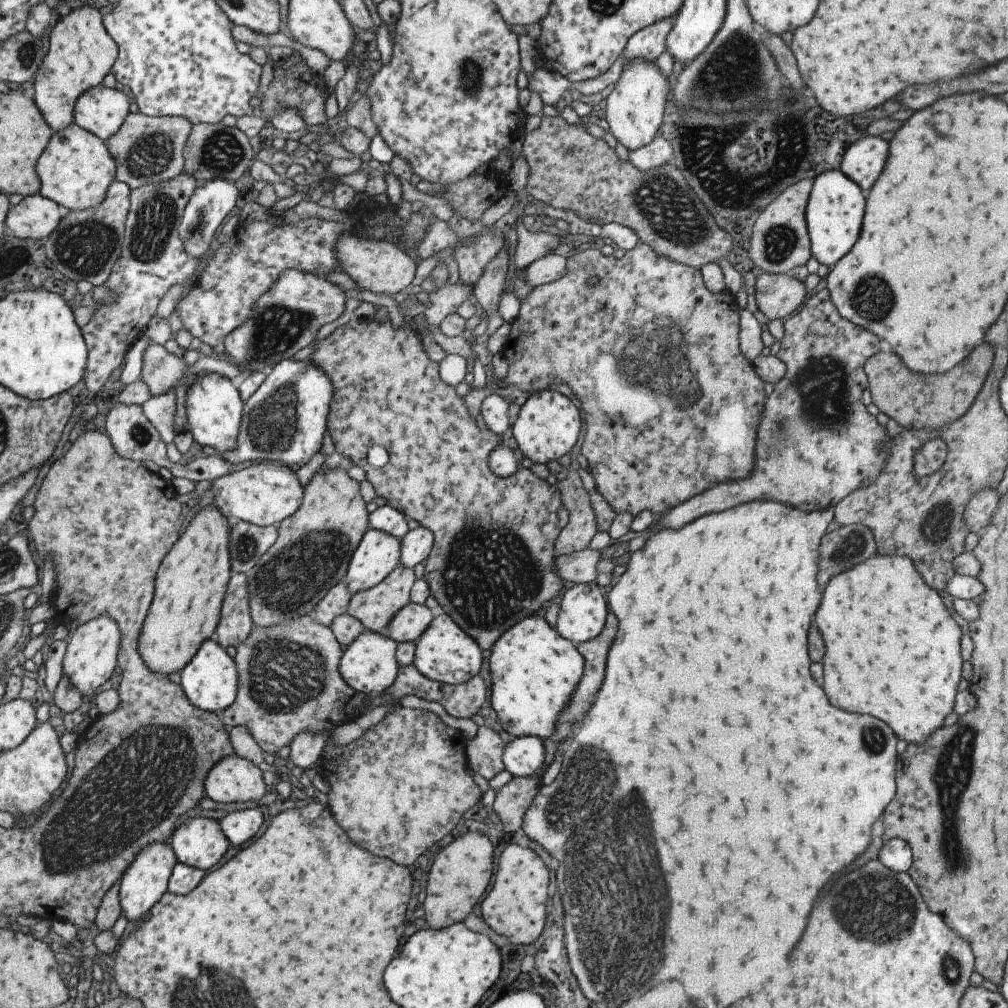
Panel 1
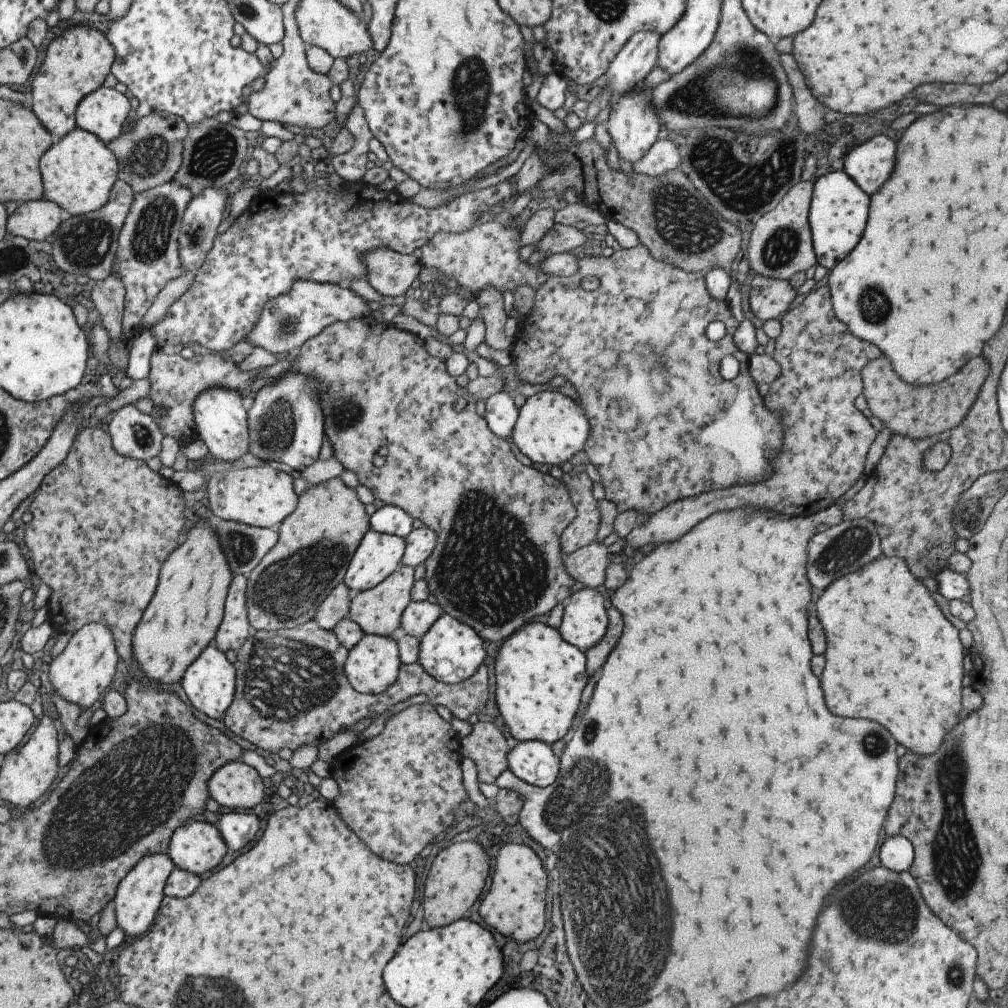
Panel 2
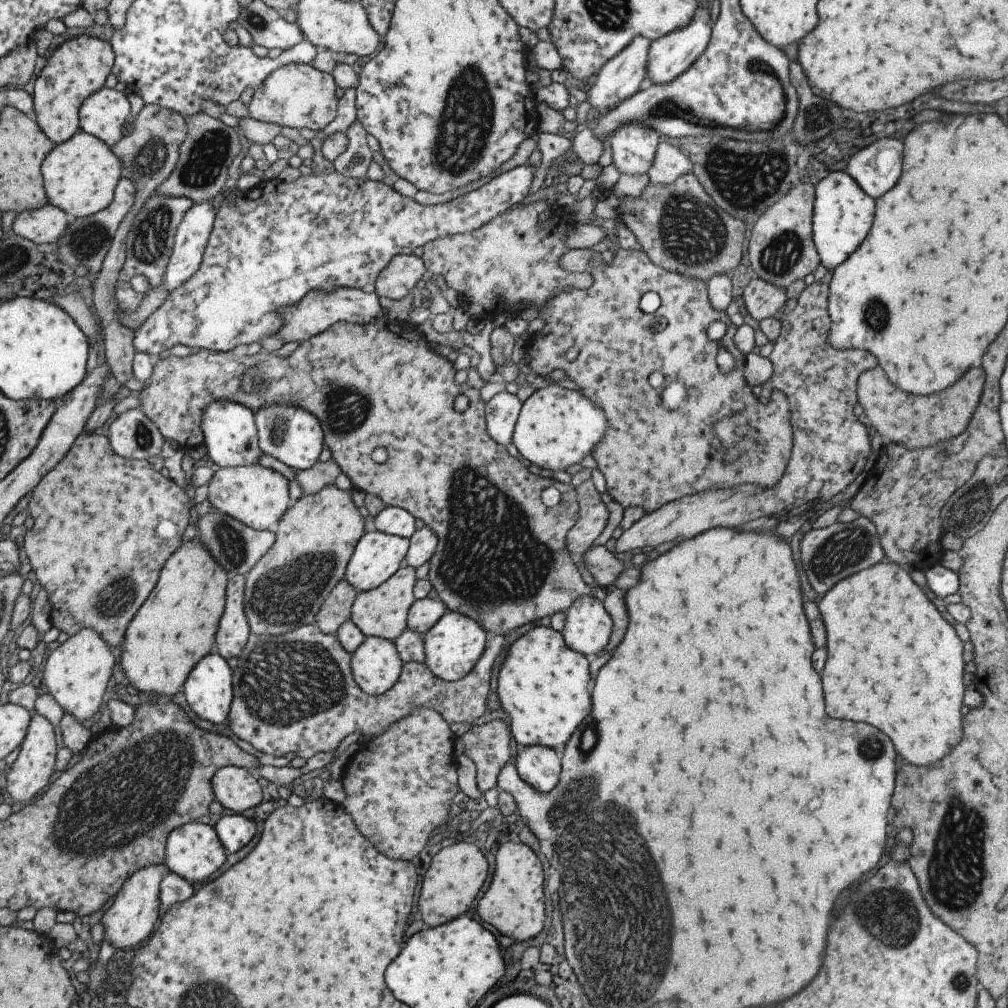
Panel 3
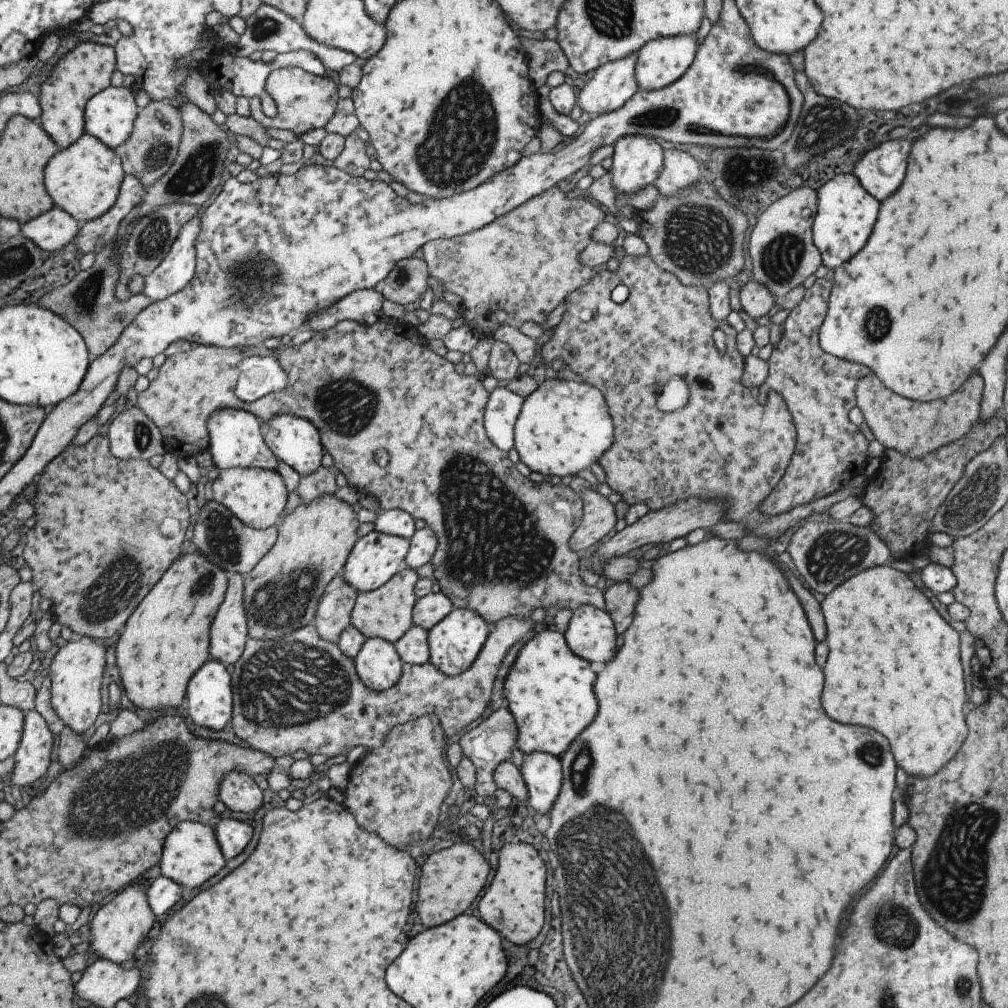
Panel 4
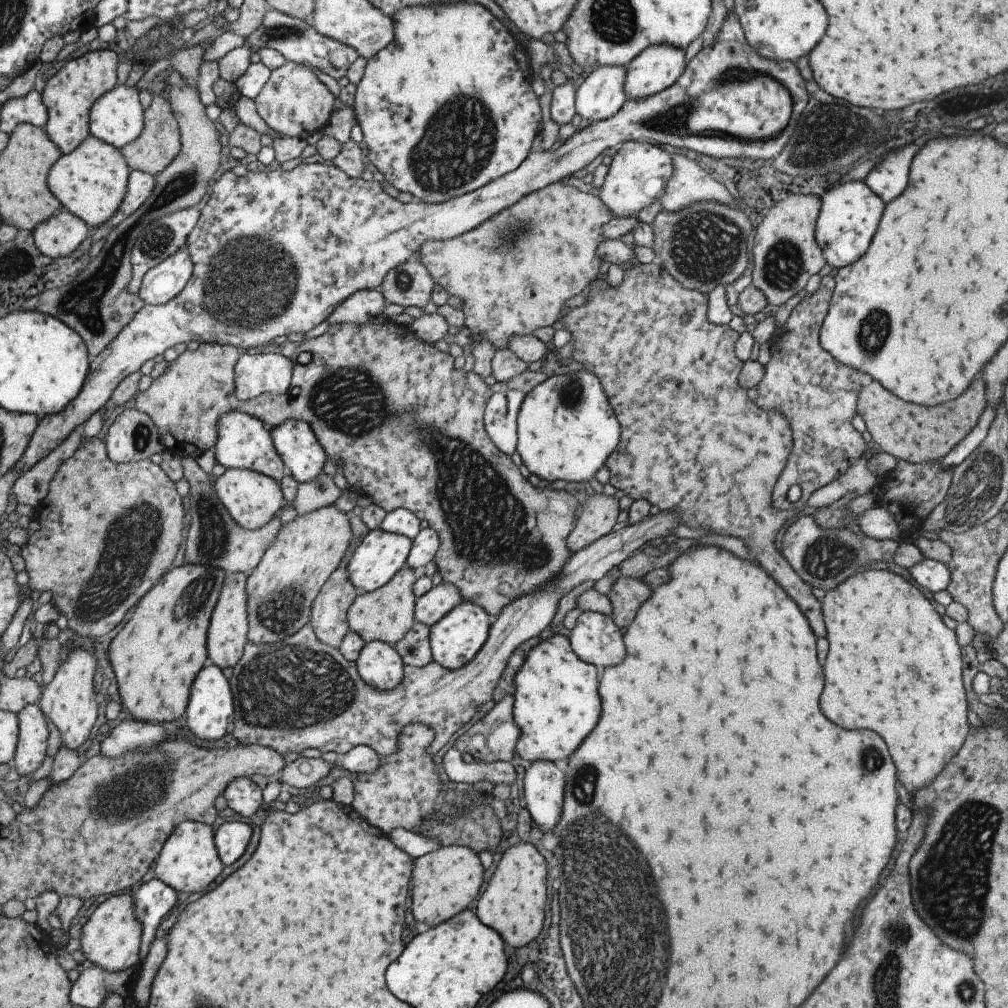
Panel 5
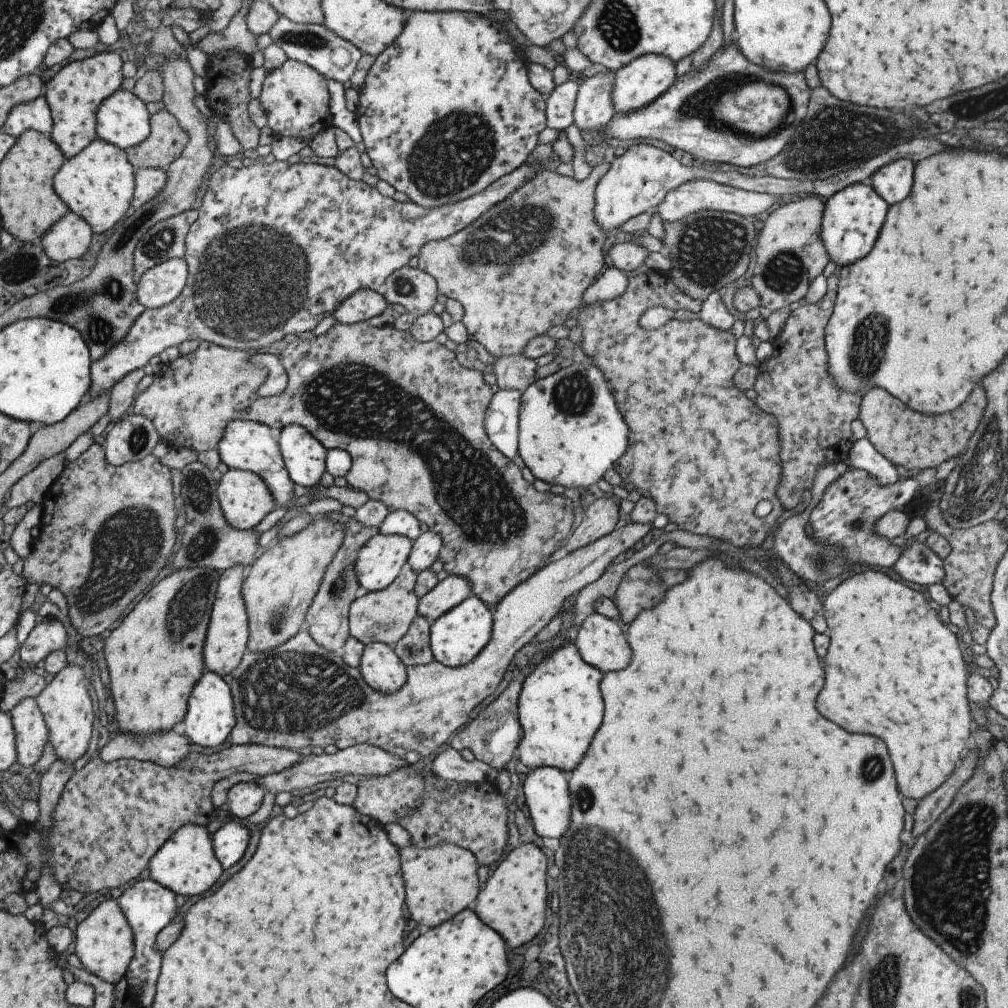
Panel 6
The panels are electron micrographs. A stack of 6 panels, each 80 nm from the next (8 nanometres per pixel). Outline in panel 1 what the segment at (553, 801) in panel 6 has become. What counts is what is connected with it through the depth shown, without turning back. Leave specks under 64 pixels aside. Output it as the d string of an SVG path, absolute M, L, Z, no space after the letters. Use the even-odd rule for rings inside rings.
M522 736L510 738L504 746L501 758L504 770L509 772L512 777L530 777L530 774L537 773L541 778L541 775L547 768L544 766L546 751L537 737Z

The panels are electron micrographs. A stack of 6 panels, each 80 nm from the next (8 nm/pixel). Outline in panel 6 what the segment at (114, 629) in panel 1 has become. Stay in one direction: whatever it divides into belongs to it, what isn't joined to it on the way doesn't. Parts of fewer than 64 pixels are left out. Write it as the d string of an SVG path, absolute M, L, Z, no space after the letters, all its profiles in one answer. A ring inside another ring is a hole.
M67 664L52 676L51 680L34 698L38 709L45 716L50 730L50 739L56 759L73 764L86 750L91 730L93 730L93 708L85 687L87 680L83 667Z

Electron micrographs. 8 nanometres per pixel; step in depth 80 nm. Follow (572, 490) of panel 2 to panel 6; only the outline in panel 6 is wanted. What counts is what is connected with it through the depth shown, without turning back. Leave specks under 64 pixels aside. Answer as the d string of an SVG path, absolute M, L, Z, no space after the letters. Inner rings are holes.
M597 497L585 510L575 530L570 531L564 545L567 552L584 547L609 534L617 522L619 507L610 498Z

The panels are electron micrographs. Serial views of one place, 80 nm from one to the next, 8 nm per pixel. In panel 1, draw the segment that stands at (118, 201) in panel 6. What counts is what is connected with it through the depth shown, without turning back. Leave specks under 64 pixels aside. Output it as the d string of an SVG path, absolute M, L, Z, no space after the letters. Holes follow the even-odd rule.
M71 122L67 128L53 132L52 137L49 140L49 144L46 146L44 152L41 154L41 156L39 156L37 160L36 172L40 180L40 188L37 192L39 193L39 196L52 200L55 202L55 204L58 204L65 211L82 211L95 208L103 200L107 187L110 185L110 182L114 180L115 167L114 160L111 158L110 152L107 150L104 141L102 141L100 138L97 138L89 131L86 131L83 127L77 126Z

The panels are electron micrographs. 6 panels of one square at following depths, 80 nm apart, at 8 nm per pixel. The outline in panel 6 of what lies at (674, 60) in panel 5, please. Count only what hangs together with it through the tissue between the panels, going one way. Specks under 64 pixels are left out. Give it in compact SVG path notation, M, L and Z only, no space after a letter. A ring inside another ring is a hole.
M655 53L638 56L619 70L614 71L612 88L614 115L631 112L648 105L657 96L663 94L674 83L675 79L675 63L671 62L671 59Z

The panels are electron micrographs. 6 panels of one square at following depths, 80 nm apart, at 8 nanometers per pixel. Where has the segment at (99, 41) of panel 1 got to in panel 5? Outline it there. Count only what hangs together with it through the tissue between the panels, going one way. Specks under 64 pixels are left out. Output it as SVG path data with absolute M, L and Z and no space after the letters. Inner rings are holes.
M91 50L75 59L69 59L46 80L40 93L43 106L47 110L47 122L43 129L57 144L61 153L70 153L90 134L88 110L103 93L115 86L117 64L117 54L112 50Z

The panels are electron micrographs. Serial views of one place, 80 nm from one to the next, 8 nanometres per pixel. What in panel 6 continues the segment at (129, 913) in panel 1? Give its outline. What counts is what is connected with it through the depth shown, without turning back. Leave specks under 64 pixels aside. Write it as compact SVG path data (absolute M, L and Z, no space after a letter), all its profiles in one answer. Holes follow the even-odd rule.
M107 898L99 902L82 921L71 927L75 933L75 954L86 971L109 983L121 984L134 955L134 936L118 900Z

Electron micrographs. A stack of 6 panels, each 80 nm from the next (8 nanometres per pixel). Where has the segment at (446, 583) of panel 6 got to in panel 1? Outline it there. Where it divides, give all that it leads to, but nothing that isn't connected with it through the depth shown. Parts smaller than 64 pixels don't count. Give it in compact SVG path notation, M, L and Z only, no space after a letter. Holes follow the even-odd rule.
M409 601L390 618L382 634L396 644L414 643L431 620L433 620L433 614L429 608Z

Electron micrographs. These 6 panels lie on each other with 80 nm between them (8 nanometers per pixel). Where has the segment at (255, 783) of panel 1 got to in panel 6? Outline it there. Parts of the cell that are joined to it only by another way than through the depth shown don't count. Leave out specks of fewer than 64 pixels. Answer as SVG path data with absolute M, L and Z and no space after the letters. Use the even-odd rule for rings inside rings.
M238 782L226 792L225 809L237 818L247 818L260 807L264 790L251 782Z

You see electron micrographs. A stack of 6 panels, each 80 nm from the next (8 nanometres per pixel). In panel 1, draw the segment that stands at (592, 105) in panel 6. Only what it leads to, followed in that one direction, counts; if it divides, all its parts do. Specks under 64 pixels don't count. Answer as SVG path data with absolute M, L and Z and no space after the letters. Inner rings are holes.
M676 14L671 15L635 31L635 34L629 37L623 48L622 68L637 57L654 62L657 56L666 50L665 39L673 26L675 17Z

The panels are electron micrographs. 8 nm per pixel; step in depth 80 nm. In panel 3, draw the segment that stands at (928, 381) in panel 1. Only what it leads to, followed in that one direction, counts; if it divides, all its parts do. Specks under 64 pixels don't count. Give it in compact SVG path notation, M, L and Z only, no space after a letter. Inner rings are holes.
M876 364L858 376L856 399L864 410L864 422L872 432L880 434L884 443L891 441L908 449L922 449L958 435L965 428L978 404L983 380L985 374L981 368L969 368L953 386L940 390L939 394L914 395L895 388Z

